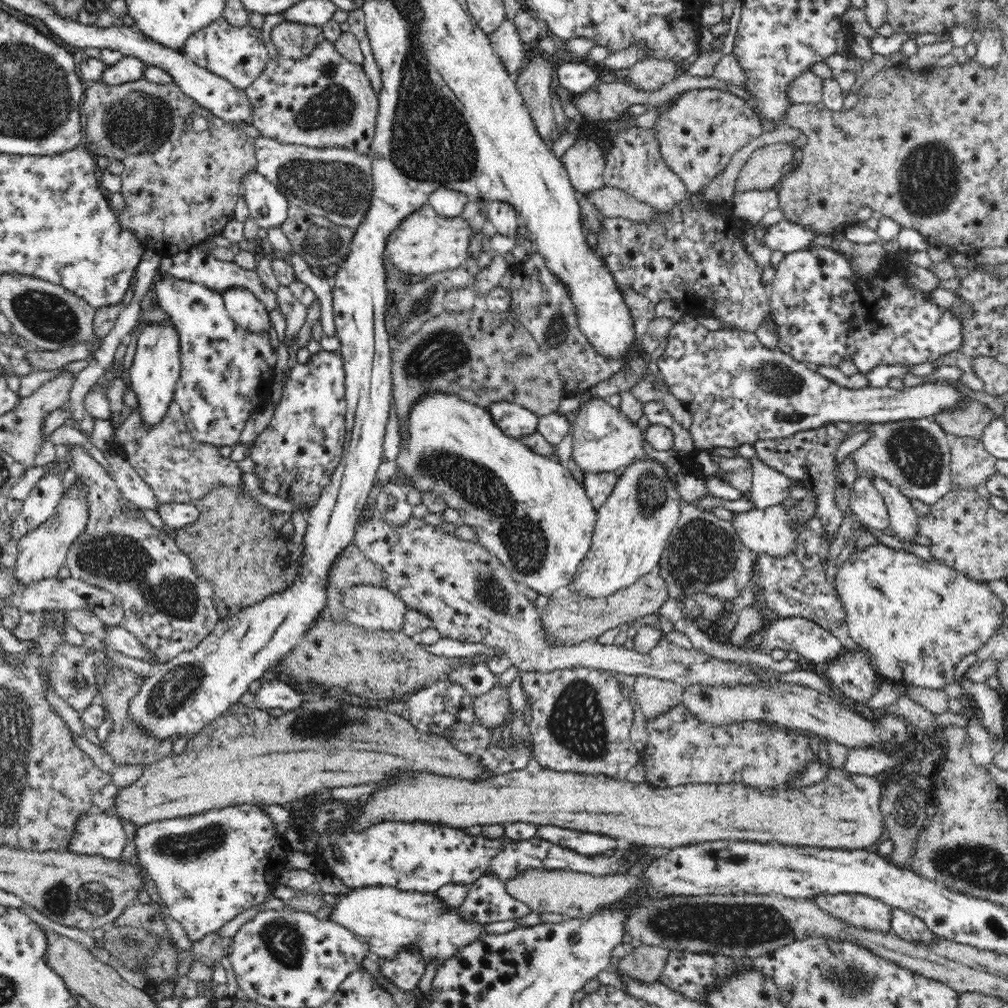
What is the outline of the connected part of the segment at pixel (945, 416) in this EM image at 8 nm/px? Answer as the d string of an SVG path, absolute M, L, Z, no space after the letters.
M970 398L954 411L935 414L936 423L947 434L970 439L981 439L986 426L995 418L990 408Z

